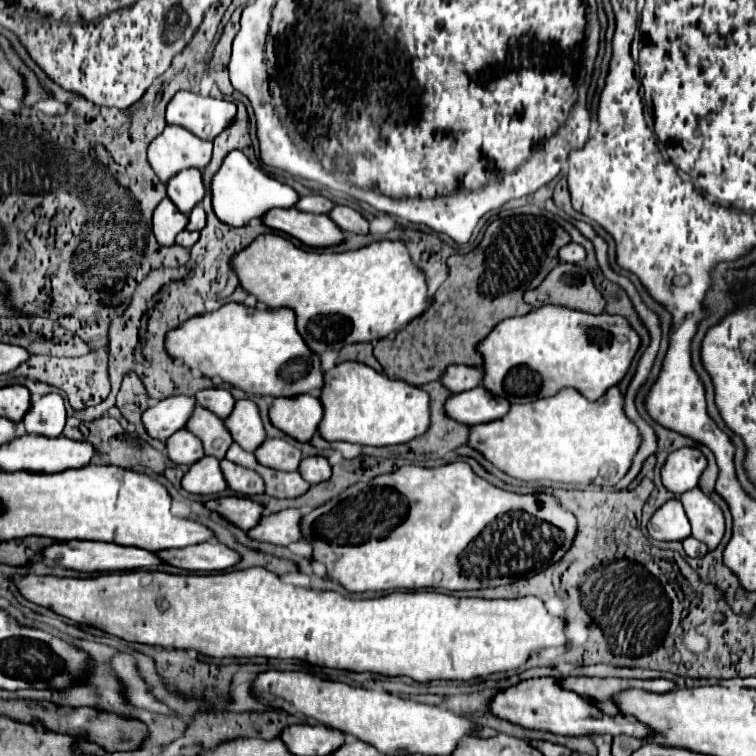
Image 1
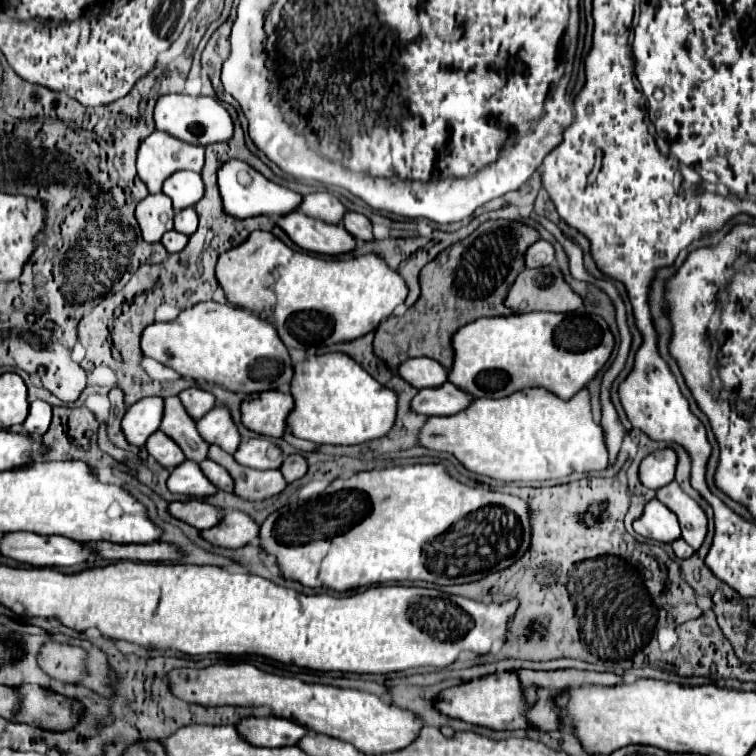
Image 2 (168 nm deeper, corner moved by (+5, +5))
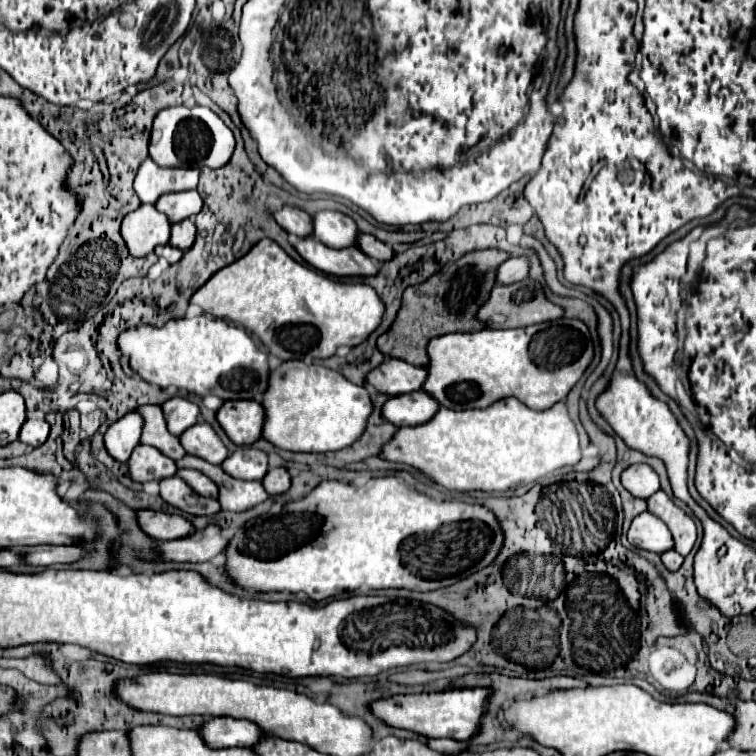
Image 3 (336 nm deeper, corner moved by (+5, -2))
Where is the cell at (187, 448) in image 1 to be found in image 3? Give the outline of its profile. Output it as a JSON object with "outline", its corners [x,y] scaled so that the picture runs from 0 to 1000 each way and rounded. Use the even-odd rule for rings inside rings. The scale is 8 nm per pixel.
{"outline":[[[181,589],[181,594],[173,599],[171,610],[171,631],[181,639],[194,639],[202,634],[221,634],[234,626],[231,610],[210,599],[208,594],[197,589]]]}

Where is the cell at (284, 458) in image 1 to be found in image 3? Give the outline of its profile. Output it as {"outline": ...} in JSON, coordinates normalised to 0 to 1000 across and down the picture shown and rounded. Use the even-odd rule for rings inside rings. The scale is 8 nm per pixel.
{"outline":[[[313,591],[313,597],[303,602],[292,615],[295,623],[306,626],[311,634],[345,636],[353,626],[353,602],[335,591]]]}

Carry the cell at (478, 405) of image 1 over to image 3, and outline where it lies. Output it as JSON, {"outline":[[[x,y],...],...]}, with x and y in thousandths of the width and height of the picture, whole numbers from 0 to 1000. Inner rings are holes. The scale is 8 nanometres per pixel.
{"outline":[[[549,517],[515,525],[504,546],[522,565],[544,565],[565,560],[578,544],[581,536],[575,528],[570,528],[562,517]]]}

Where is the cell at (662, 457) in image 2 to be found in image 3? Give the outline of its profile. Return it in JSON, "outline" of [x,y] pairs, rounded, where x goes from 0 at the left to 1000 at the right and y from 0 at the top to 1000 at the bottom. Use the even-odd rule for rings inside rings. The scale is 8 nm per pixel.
{"outline":[[[853,612],[829,618],[821,626],[821,639],[837,657],[848,657],[848,660],[856,660],[866,649],[872,649],[872,631],[869,631],[869,626]]]}

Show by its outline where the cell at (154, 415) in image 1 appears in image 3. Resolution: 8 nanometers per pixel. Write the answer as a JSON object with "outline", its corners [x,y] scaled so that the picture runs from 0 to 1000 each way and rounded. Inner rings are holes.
{"outline":[[[179,544],[168,546],[165,552],[152,557],[149,562],[144,562],[144,567],[139,570],[139,578],[136,578],[142,599],[147,604],[152,604],[152,610],[165,612],[171,607],[173,597],[179,594],[179,589],[184,589],[187,565],[189,565],[189,554]]]}

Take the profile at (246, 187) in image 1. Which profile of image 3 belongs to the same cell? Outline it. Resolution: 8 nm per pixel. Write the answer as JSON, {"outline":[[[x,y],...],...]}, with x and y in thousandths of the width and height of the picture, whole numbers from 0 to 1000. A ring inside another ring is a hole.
{"outline":[[[377,271],[372,279],[361,282],[364,292],[382,308],[390,313],[411,313],[411,284],[406,284],[403,279],[393,276],[393,274],[382,274]]]}

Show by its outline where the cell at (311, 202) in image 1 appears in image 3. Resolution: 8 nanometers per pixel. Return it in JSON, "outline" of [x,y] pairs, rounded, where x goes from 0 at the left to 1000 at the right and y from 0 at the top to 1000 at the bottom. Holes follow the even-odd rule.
{"outline":[[[425,279],[414,287],[414,313],[440,329],[472,324],[475,303],[470,292],[448,279]]]}

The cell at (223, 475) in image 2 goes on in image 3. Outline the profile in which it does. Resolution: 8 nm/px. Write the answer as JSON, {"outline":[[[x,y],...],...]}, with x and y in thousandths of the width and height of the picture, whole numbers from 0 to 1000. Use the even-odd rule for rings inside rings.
{"outline":[[[237,620],[231,628],[239,631],[247,642],[253,642],[253,647],[255,647],[258,652],[263,652],[266,657],[279,657],[279,660],[284,660],[284,657],[290,655],[284,639],[282,639],[279,634],[274,634],[269,626],[258,623],[258,620]]]}

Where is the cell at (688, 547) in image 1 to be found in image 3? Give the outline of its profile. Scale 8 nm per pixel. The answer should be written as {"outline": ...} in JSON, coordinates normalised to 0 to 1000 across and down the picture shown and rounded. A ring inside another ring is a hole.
{"outline":[[[888,726],[888,729],[880,729],[880,731],[874,734],[874,745],[877,745],[885,755],[896,755],[896,753],[901,750],[901,745],[903,745],[903,737],[901,737],[893,726]]]}

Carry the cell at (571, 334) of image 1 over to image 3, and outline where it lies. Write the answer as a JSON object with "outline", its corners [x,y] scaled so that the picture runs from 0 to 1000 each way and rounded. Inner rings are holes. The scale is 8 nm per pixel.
{"outline":[[[742,419],[692,435],[636,435],[628,440],[591,440],[565,454],[565,470],[567,483],[560,517],[570,520],[570,525],[575,525],[575,530],[581,530],[581,538],[586,541],[636,541],[660,528],[684,525],[697,538],[716,544],[750,525],[755,512],[766,504],[784,475],[784,454],[771,425]]]}

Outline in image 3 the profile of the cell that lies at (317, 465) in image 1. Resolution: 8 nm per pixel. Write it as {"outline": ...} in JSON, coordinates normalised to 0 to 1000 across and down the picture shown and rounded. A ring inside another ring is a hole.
{"outline":[[[366,618],[366,620],[358,620],[351,631],[348,631],[348,644],[353,647],[356,655],[369,655],[369,652],[377,652],[385,642],[385,631],[382,626],[374,620],[374,618]]]}

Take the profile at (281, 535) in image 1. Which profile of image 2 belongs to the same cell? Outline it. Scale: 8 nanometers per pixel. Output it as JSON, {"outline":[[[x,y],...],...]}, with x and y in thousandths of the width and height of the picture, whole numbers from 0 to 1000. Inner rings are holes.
{"outline":[[[298,675],[295,690],[284,698],[269,701],[269,709],[298,725],[319,725],[327,720],[343,717],[343,690],[337,690],[327,677],[319,675]]]}

